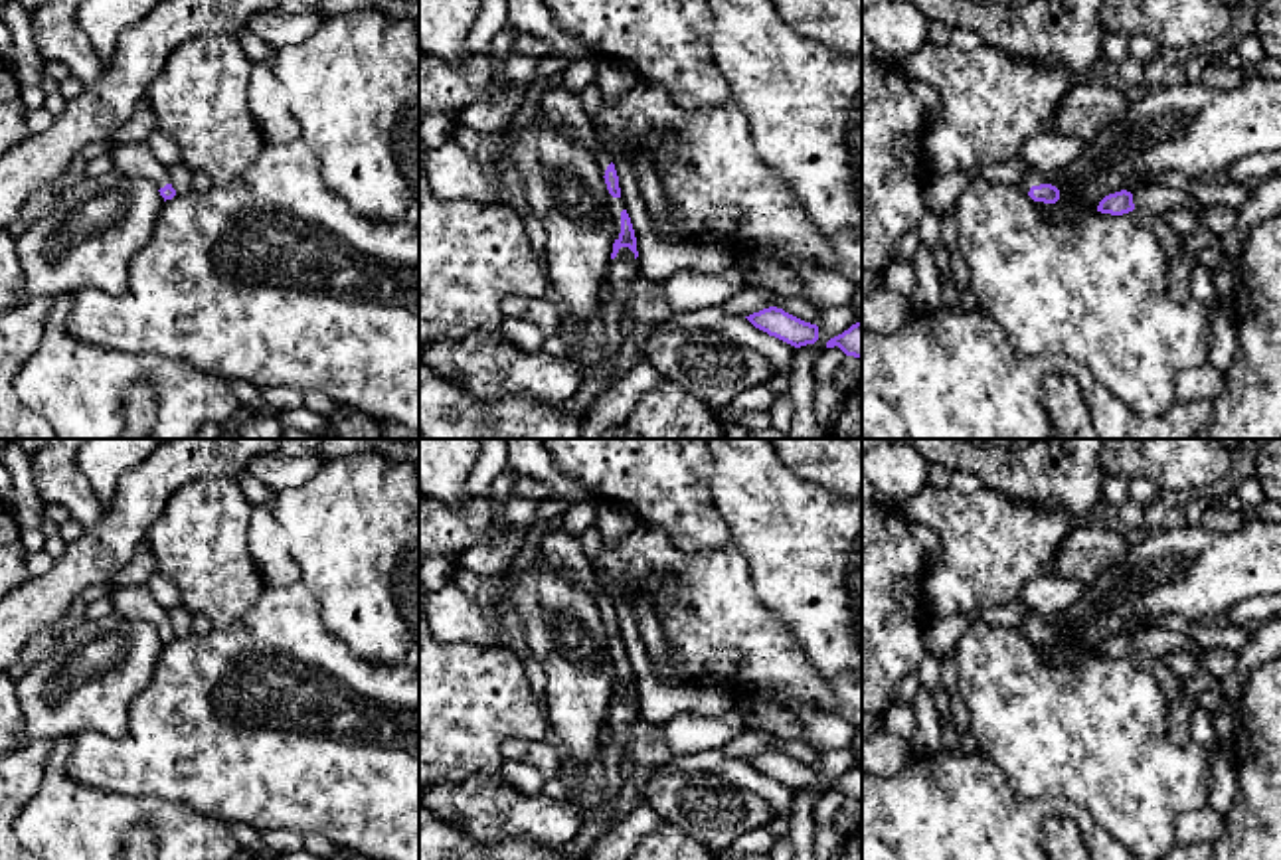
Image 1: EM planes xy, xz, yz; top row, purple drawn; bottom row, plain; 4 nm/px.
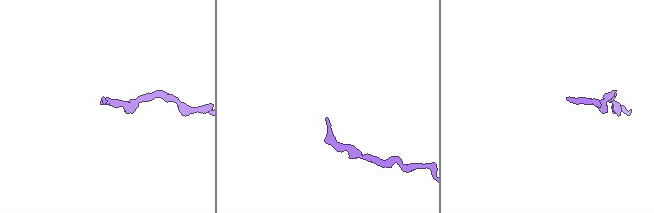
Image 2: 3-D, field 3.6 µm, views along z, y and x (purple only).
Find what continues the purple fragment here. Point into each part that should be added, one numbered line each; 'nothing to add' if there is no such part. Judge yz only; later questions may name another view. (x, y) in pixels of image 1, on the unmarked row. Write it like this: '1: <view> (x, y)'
1: yz (1032, 619)

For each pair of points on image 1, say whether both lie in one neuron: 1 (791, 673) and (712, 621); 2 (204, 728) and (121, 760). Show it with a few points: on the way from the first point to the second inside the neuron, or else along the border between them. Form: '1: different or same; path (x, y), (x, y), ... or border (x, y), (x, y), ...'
1: same; path (771, 659), (732, 641)
2: same; path (184, 742), (153, 760), (141, 760)

